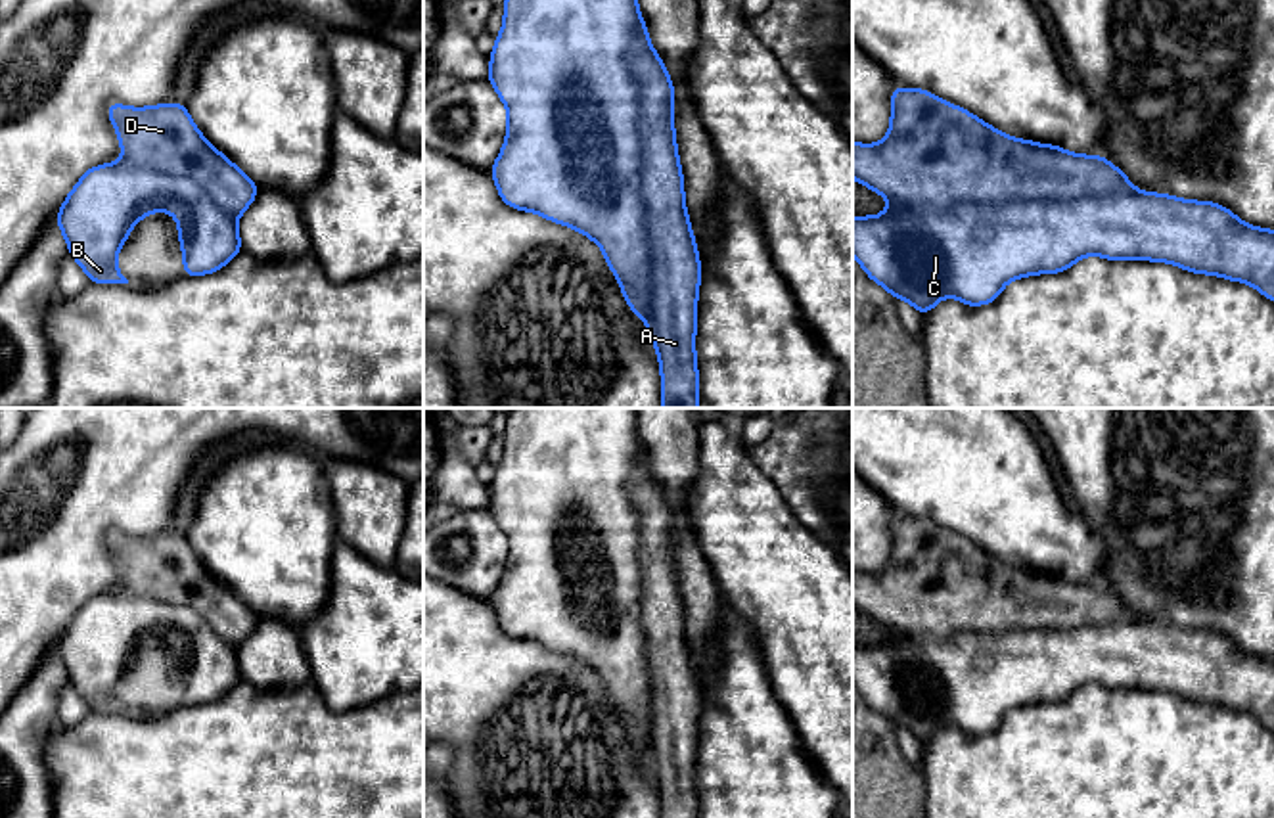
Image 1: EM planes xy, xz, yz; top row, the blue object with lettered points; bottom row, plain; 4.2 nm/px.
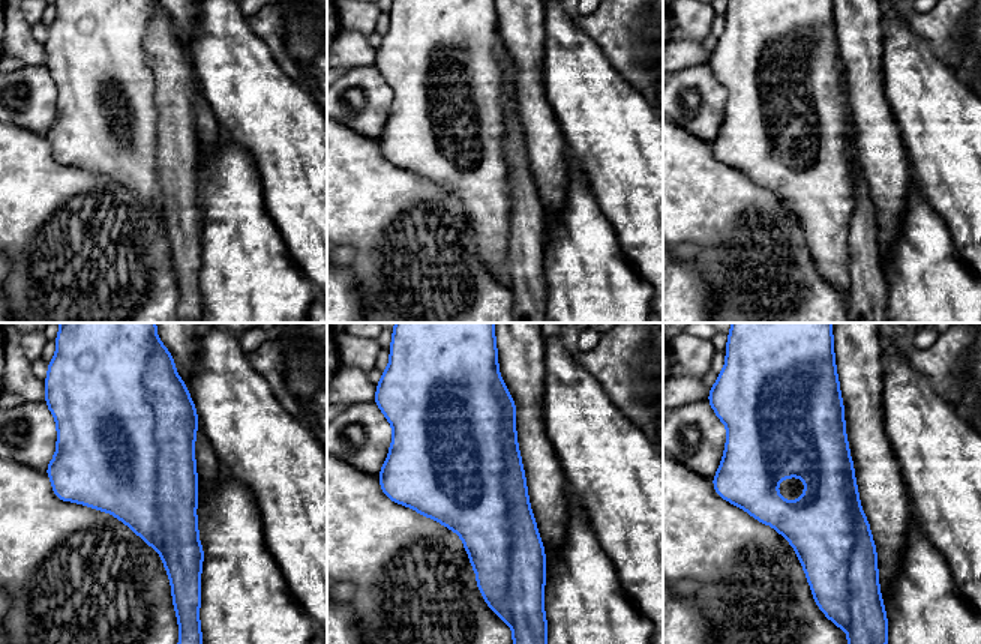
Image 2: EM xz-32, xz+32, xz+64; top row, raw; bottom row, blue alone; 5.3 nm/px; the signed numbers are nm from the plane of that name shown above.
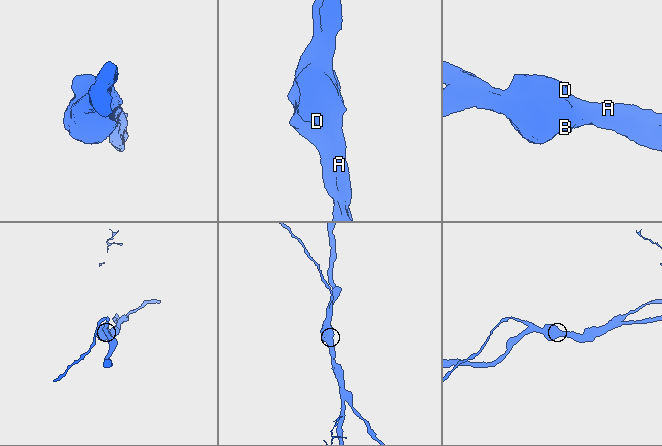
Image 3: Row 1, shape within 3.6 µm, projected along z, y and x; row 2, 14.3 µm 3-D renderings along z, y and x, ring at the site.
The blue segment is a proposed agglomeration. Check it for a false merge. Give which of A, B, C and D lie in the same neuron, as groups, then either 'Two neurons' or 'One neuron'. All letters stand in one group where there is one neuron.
Groups: A D / B C. Two neurons

